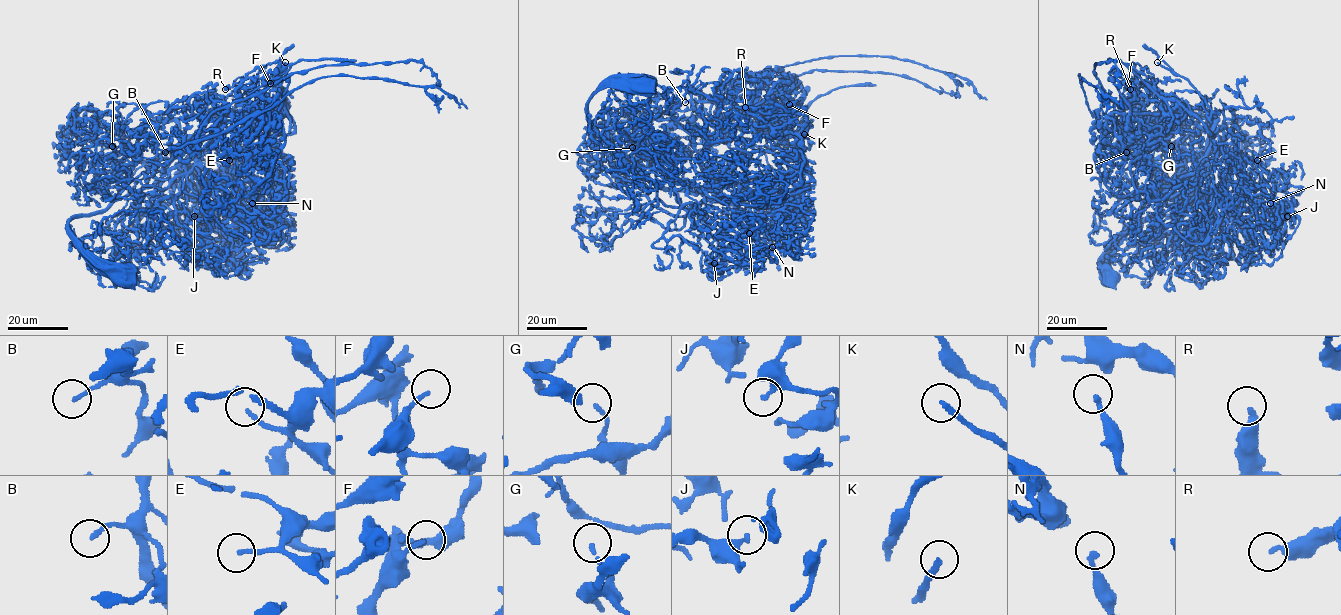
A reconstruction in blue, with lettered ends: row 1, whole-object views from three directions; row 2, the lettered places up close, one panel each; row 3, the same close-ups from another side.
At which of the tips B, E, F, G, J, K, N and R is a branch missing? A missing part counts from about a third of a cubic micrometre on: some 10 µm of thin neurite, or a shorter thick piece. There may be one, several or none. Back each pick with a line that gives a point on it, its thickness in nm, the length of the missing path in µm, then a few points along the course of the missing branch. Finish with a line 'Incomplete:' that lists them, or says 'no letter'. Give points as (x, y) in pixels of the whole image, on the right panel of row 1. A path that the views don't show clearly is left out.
B: Place: (1126, 152). Thickness 140 nm. Missing length about 7 µm
E: Place: (1257, 160). Thickness 150 nm. Missing length about 20 µm
K: Place: (1157, 62). Thickness 190 nm. Missing length about 60 µm. Course of what is missing: (1157, 62), (1133, 41), (1120, 38), (1132, 32), (1144, 32)
Incomplete: B, E, K

